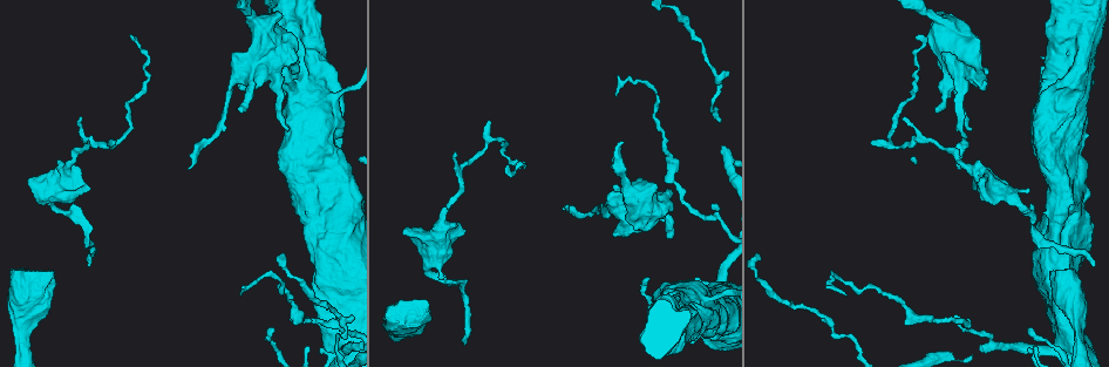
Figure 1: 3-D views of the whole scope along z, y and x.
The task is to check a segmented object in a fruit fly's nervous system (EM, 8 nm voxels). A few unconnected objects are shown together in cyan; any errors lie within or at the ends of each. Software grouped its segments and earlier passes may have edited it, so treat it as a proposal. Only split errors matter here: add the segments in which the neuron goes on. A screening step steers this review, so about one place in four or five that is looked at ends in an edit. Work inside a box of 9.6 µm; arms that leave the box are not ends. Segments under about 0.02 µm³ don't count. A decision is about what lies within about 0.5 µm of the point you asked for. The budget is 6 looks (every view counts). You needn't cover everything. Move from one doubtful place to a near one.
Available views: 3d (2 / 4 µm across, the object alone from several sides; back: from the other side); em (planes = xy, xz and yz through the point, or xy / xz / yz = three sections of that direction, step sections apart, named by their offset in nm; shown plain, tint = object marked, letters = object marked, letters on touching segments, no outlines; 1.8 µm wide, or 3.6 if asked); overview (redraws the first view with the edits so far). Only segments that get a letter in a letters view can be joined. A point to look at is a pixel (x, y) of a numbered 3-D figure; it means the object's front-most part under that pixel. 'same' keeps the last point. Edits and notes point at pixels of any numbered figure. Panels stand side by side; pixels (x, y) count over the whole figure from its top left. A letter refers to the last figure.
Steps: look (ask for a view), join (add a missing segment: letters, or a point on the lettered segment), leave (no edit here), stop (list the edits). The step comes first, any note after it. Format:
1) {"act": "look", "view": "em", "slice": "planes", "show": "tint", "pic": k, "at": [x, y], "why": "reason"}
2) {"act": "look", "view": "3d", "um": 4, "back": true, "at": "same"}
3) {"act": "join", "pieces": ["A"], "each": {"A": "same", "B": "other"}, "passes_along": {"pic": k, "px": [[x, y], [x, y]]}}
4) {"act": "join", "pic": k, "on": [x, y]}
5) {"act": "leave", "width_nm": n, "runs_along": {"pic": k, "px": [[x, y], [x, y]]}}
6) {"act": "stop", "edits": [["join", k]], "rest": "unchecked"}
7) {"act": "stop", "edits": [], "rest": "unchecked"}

{"act": "look", "view": "3d", "um": 4, "pic": 1, "at": [331, 103], "why": "narrows sharply"}

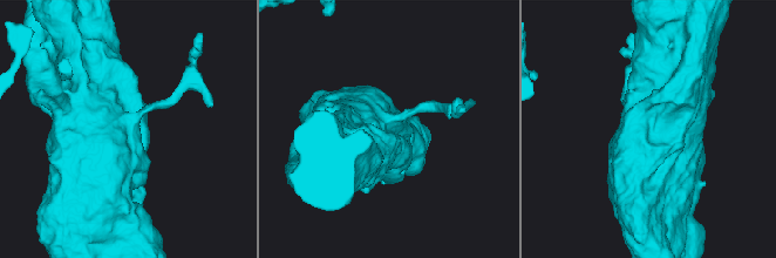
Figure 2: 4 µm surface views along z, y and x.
{"act": "look", "view": "em", "um": 3.6, "slice": "planes", "show": "letters", "pic": 2, "at": [124, 125]}

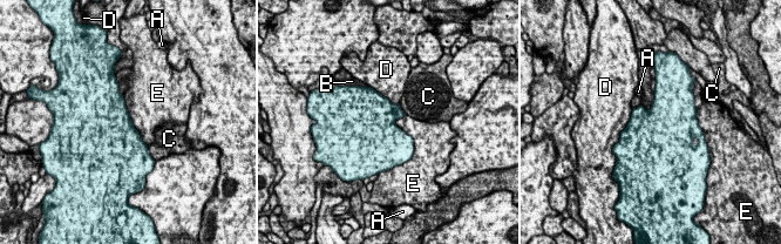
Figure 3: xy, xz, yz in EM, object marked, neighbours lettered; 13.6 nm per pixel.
{"act": "leave", "width_nm": 480, "each": {"A": "other", "B": "other", "C": "other", "D": "other", "E": "other"}, "border": {"pic": 3, "px": [[122, 95], [134, 128], [147, 146]]}, "found": "none of them fits"}

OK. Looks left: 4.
{"act": "look", "view": "3d", "um": 4, "pic": 1, "at": [959, 167], "why": "an open end"}

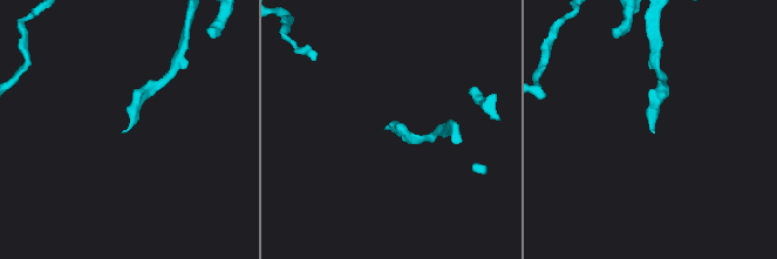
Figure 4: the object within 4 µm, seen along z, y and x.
{"act": "look", "view": "em", "slice": "planes", "show": "letters", "pic": 4, "at": [389, 128], "why": "shape alone is not enough"}

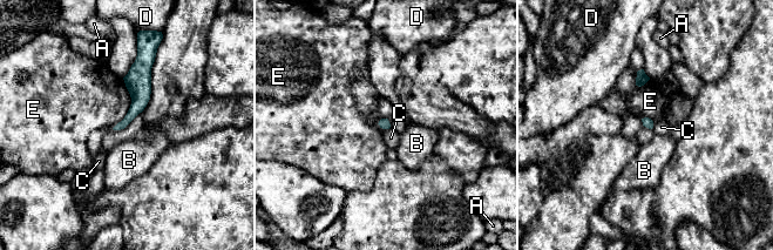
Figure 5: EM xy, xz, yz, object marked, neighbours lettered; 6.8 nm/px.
{"act": "leave", "each": {"A": "other", "B": "other", "C": "other", "D": "other", "E": "other"}, "runs_along": {"pic": 5, "px": [[141, 56], [140, 100], [120, 126]]}, "found": "no lettered segment goes on from it"}

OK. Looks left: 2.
{"act": "look", "view": "em", "slice": "yz", "step": 4, "show": "letters", "pic": 1, "at": [412, 239], "why": "thick end"}

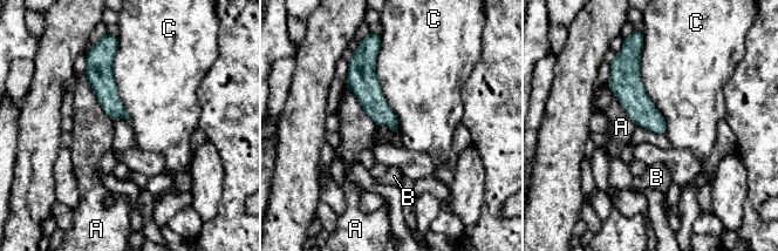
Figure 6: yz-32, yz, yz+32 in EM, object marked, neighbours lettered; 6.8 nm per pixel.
{"act": "look", "view": "em", "slice": "xz", "step": 8, "show": "letters", "at": "same"}

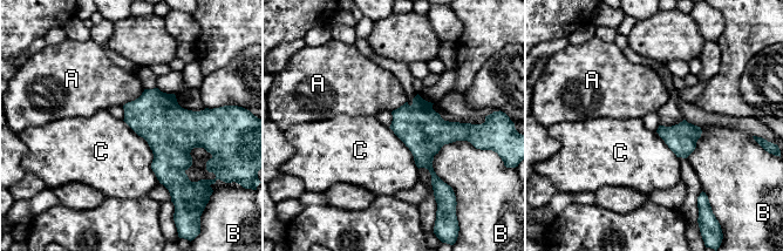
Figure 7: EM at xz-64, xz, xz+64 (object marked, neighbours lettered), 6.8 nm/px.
{"act": "leave", "each": {"A": "other", "B": "other", "C": "other"}, "border": {"pic": 7, "px": [[122, 120], [147, 142], [159, 182]]}, "found": "no lettered segment goes on from it"}

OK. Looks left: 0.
{"act": "stop", "edits": [], "rest": "unchecked"}

